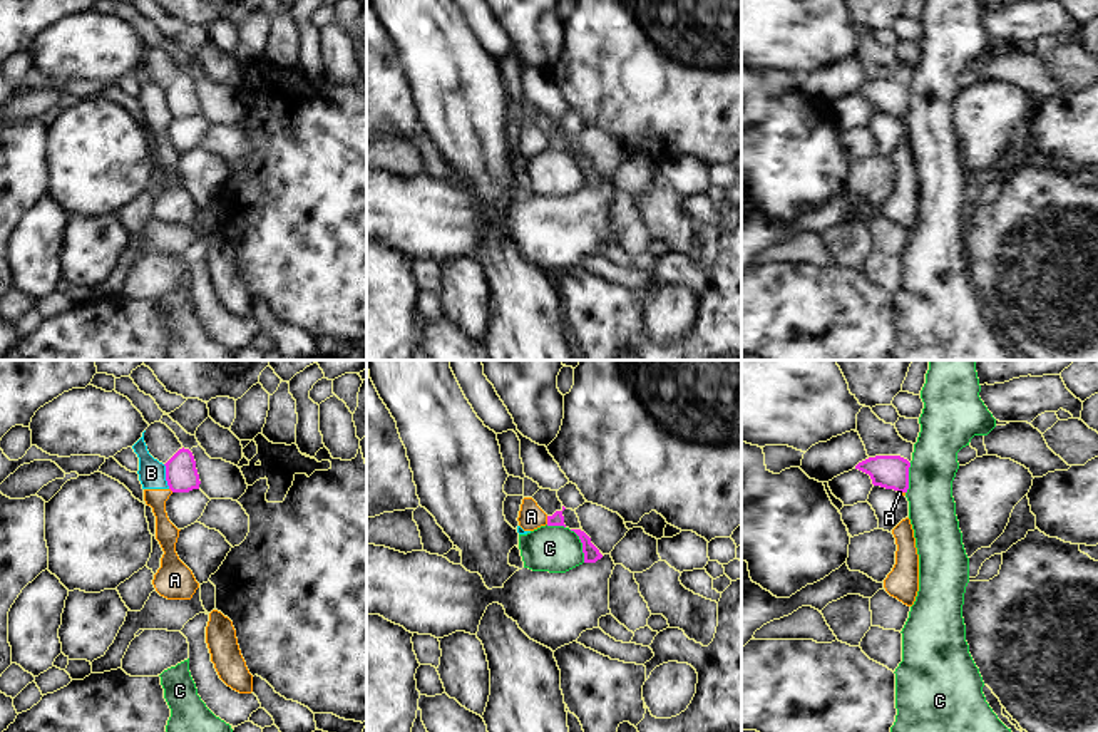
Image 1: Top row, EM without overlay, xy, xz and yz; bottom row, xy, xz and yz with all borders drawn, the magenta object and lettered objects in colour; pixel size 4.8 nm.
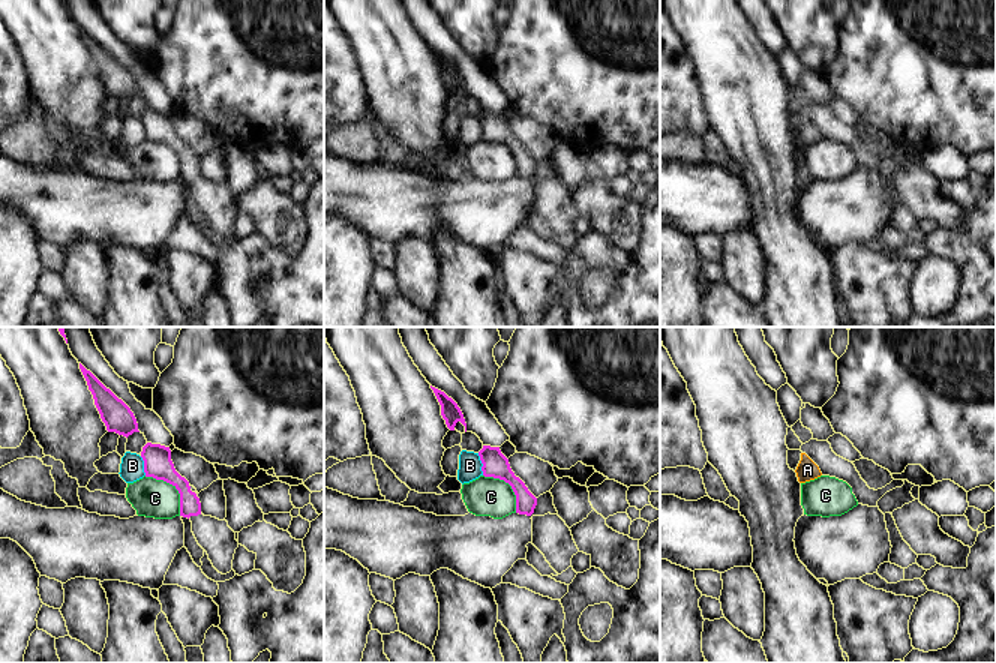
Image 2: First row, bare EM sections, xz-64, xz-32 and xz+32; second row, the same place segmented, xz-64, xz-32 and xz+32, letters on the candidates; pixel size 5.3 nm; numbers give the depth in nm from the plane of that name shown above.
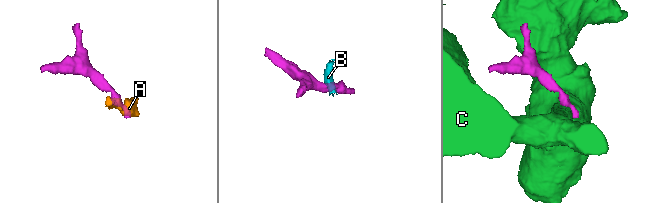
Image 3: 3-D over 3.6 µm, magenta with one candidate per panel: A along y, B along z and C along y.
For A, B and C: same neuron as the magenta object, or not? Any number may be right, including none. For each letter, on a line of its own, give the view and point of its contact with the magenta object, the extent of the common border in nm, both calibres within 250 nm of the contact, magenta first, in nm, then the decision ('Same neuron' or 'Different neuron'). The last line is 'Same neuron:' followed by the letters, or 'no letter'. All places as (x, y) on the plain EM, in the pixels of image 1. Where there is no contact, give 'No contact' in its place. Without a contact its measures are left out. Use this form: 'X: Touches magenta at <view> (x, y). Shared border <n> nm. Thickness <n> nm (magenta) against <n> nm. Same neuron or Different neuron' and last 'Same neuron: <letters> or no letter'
A: Touches magenta at xz (548, 144). Shared border 40 nm. Thickness 60 nm (magenta) against 120 nm. Different neuron
B: Touches magenta at xy (166, 101). Shared border 120 nm. Thickness 160 nm (magenta) against 130 nm. Different neuron
C: Touches magenta at xz (583, 170). Shared border 180 nm. Thickness 80 nm (magenta) against 220 nm. Different neuron
Same neuron: no letter.

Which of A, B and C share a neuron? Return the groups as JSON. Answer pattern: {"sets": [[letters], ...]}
{"sets": [["A", "B"], ["C"]]}

